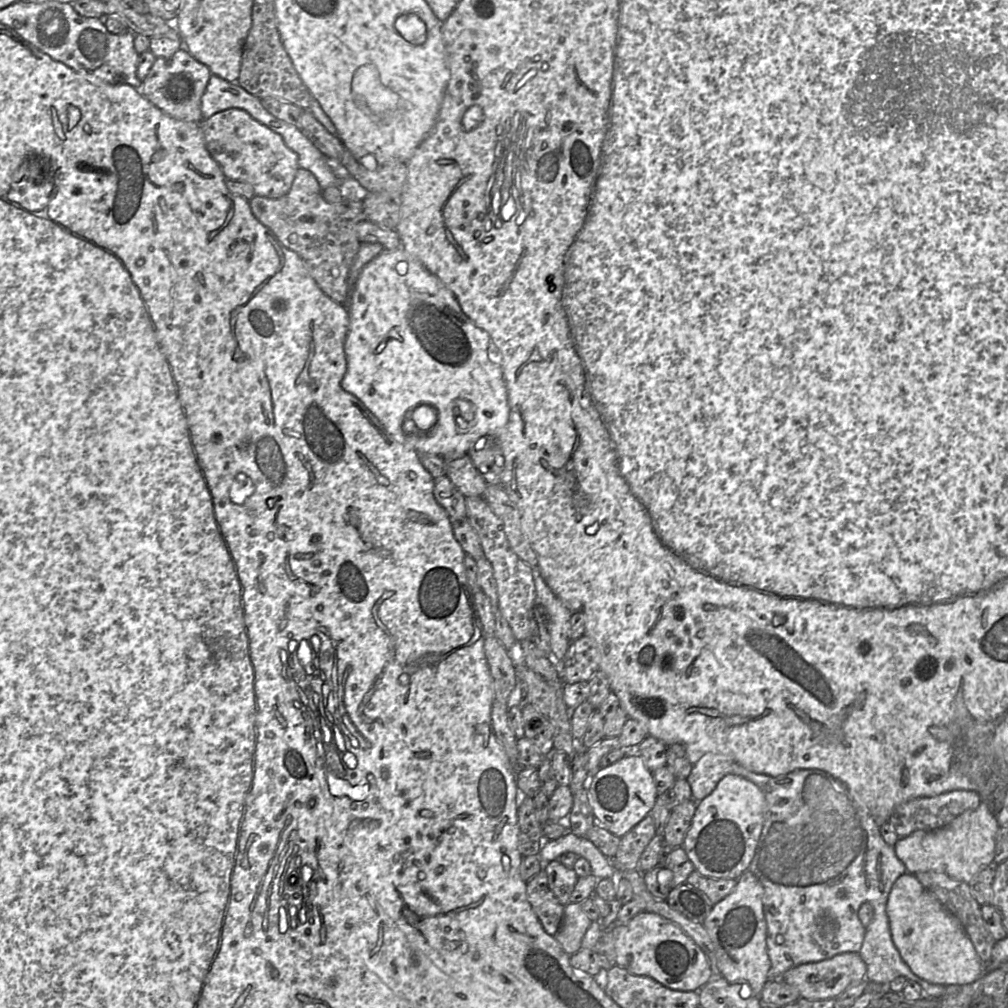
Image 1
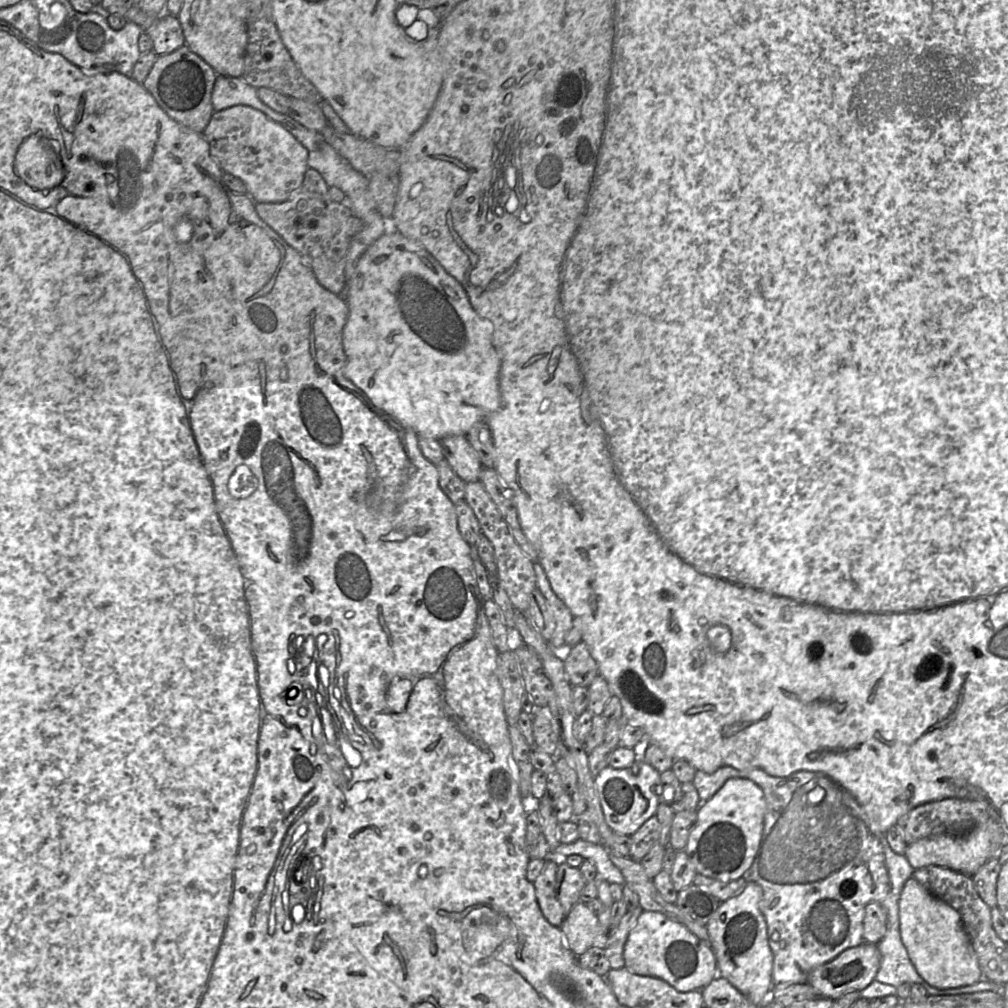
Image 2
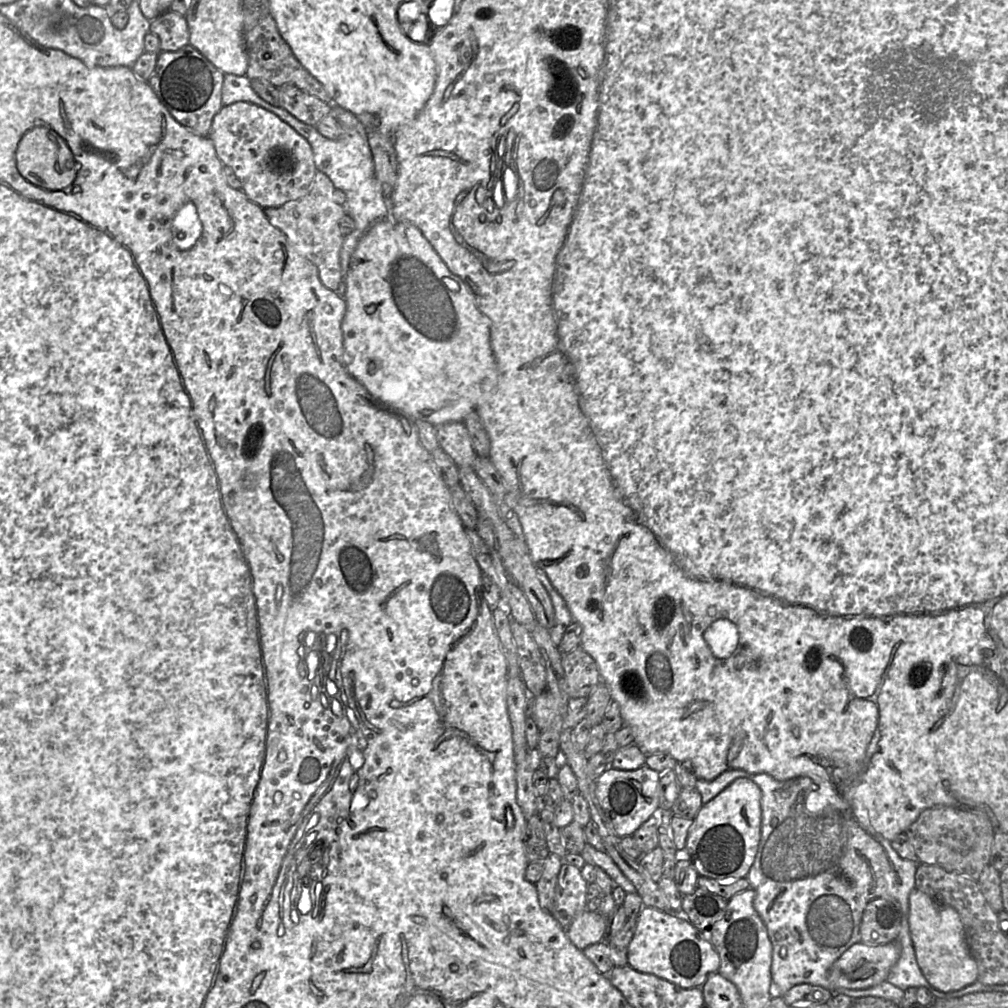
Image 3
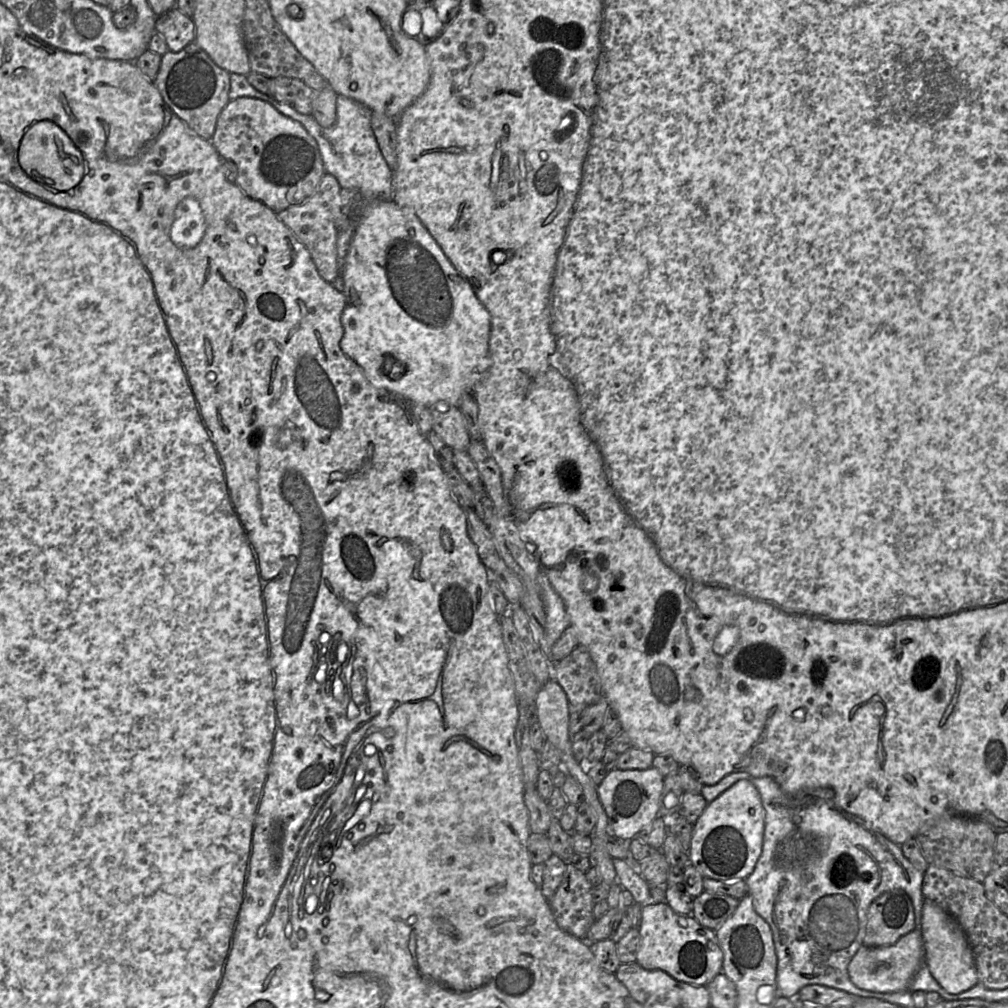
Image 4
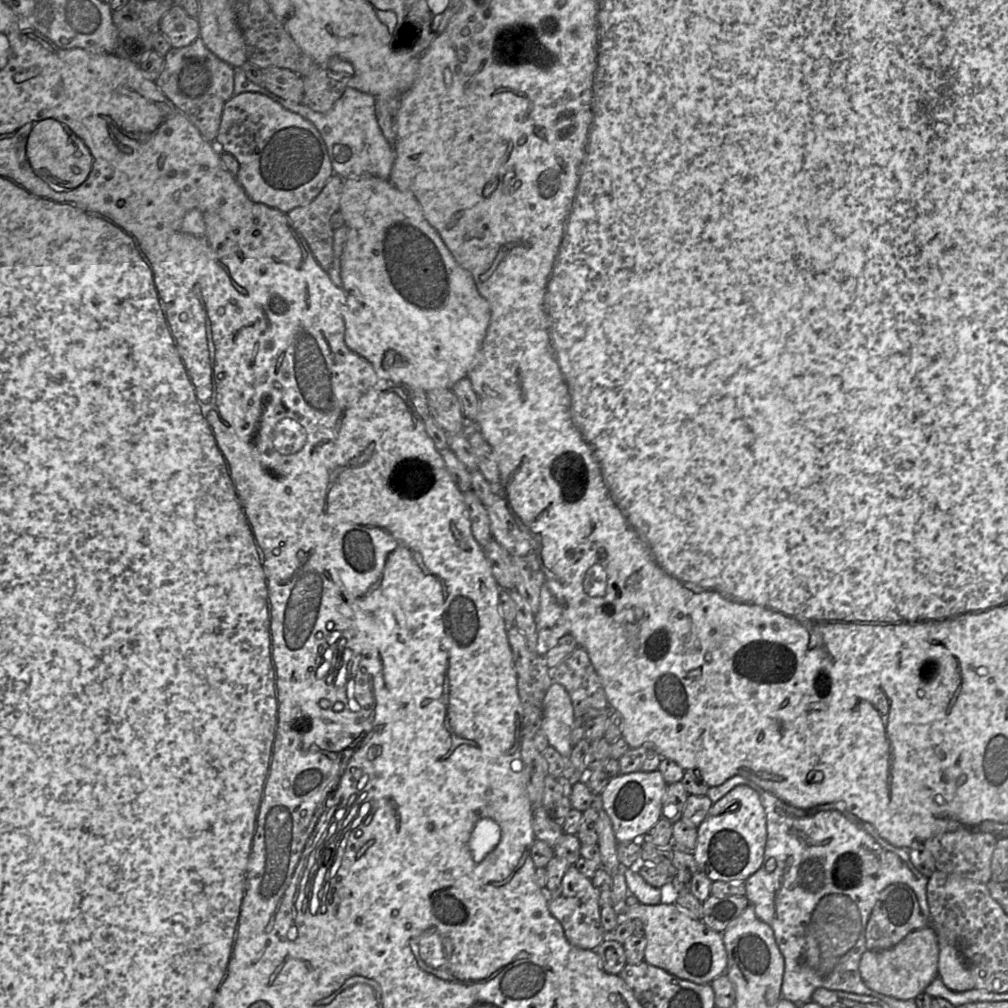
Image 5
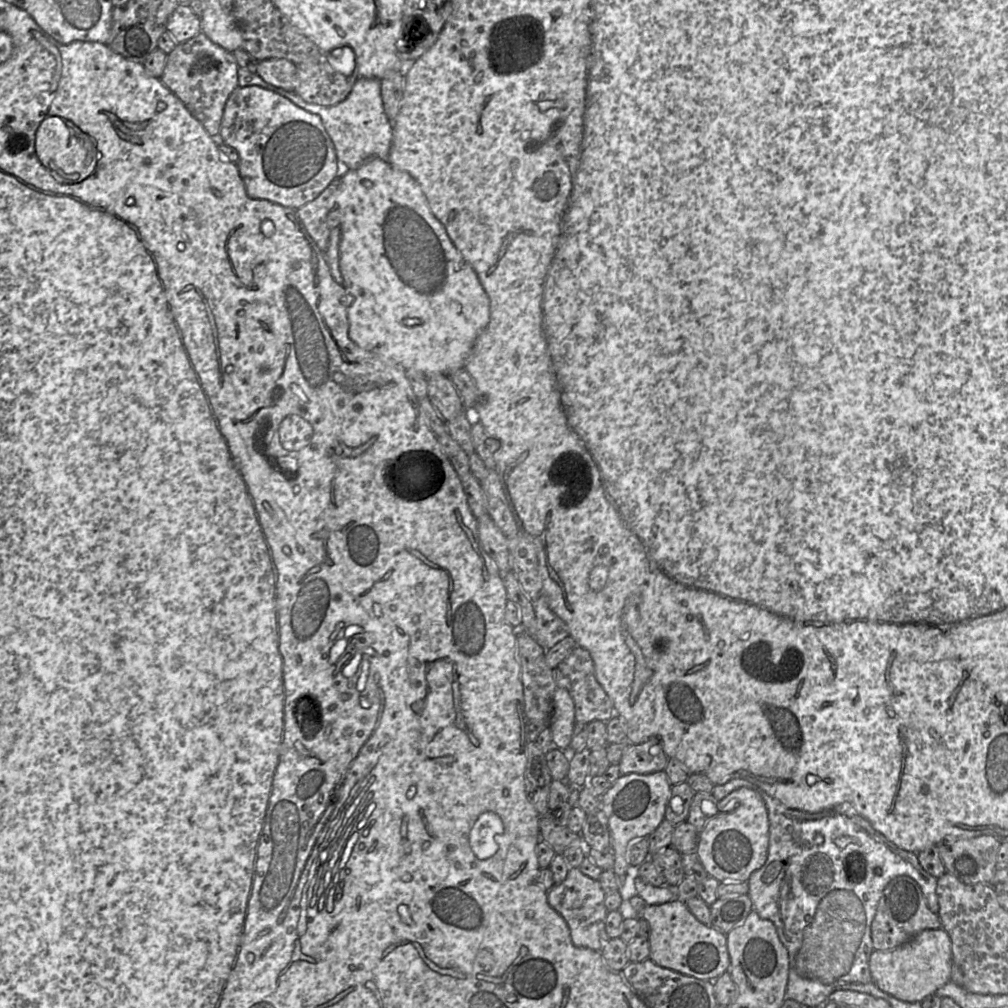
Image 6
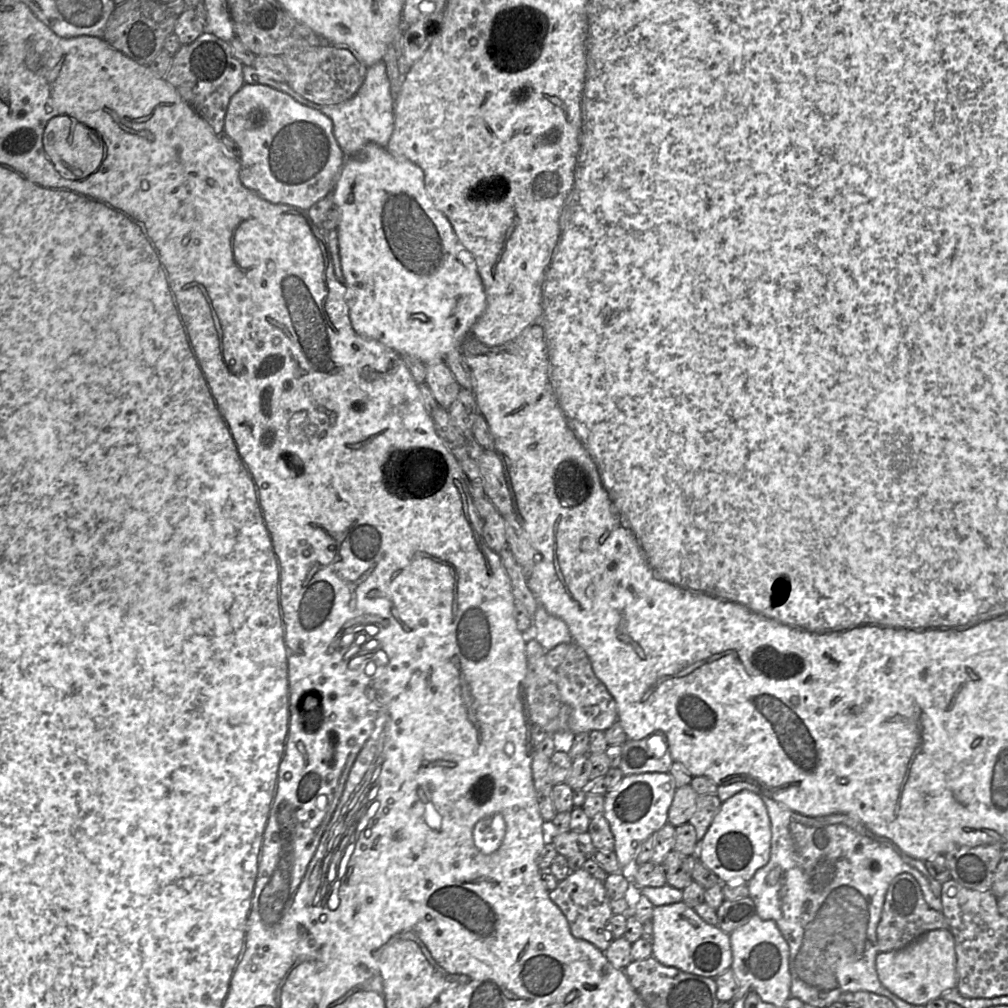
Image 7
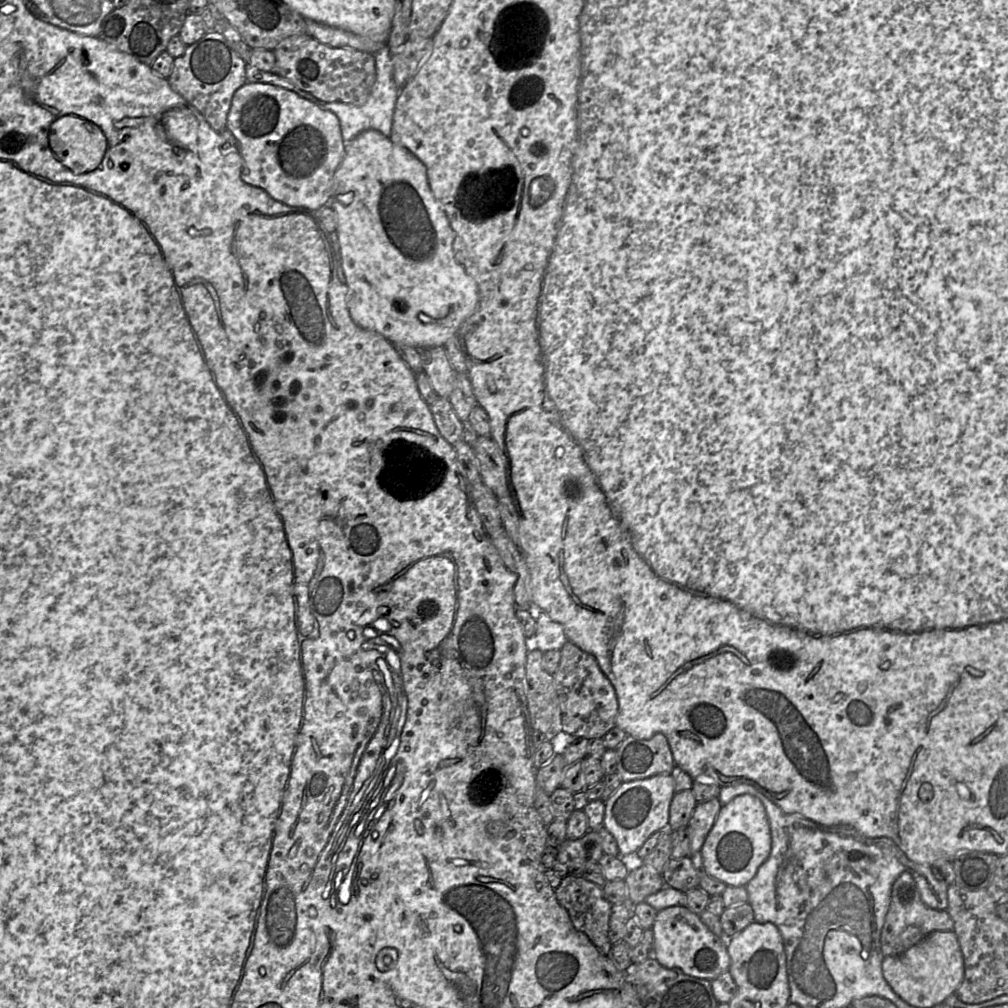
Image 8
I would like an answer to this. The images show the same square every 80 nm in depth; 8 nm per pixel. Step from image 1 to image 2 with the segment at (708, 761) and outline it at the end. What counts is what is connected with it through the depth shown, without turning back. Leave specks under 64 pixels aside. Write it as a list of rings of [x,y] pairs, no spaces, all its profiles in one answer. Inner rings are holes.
[[[723,766],[714,773],[696,770],[692,783],[698,791],[701,803],[703,803],[711,799],[730,778],[748,779],[751,770],[759,769],[737,769],[732,766]]]

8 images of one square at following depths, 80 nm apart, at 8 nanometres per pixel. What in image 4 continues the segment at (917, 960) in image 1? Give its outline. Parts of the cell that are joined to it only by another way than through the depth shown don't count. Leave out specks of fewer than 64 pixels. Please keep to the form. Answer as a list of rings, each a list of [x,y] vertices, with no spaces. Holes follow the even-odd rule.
[[[925,898],[920,931],[924,944],[924,964],[945,991],[958,994],[978,983],[975,958],[961,926],[954,917]]]

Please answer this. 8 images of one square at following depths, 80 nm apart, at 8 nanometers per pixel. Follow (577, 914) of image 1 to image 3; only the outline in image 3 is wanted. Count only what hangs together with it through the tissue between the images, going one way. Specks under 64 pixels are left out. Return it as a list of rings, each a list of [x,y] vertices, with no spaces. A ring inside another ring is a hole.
[[[588,910],[579,914],[565,929],[571,943],[579,950],[605,941],[605,917]]]

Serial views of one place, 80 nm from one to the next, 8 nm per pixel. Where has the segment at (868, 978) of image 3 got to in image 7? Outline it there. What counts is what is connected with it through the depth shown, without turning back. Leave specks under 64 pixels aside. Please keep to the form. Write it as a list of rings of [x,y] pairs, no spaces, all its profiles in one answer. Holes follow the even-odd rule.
[[[949,929],[931,930],[905,948],[879,952],[876,971],[881,984],[894,995],[913,1005],[925,1005],[957,986],[955,940]]]

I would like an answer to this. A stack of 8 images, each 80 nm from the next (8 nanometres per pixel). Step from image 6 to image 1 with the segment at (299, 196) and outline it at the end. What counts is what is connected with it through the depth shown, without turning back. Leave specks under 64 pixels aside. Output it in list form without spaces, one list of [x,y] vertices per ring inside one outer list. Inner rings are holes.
[[[238,108],[218,112],[201,124],[206,147],[226,179],[250,184],[256,196],[281,198],[289,192],[299,169],[298,156],[279,134]]]

